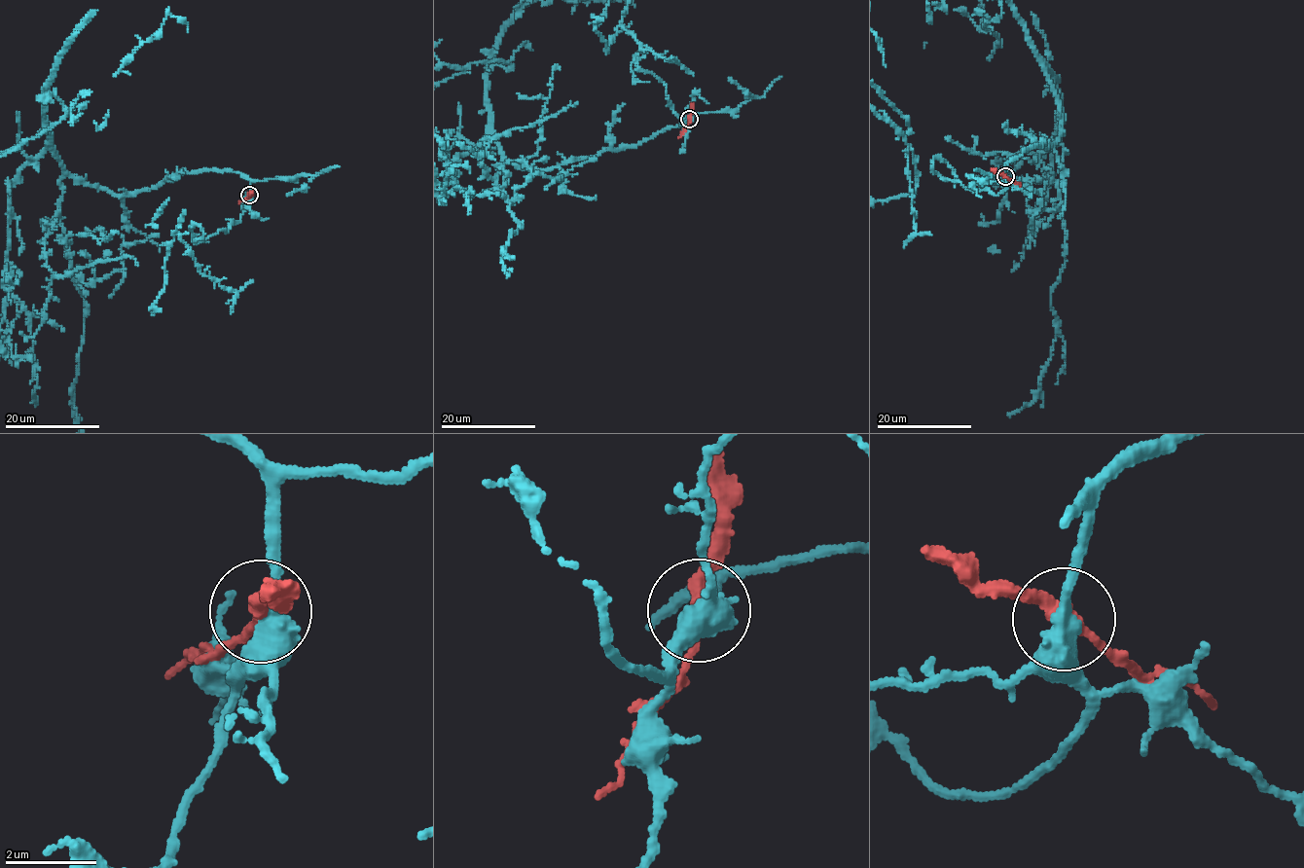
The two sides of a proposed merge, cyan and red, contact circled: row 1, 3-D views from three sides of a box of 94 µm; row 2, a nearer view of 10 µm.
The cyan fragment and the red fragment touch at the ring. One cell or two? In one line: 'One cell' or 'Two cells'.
Two cells

